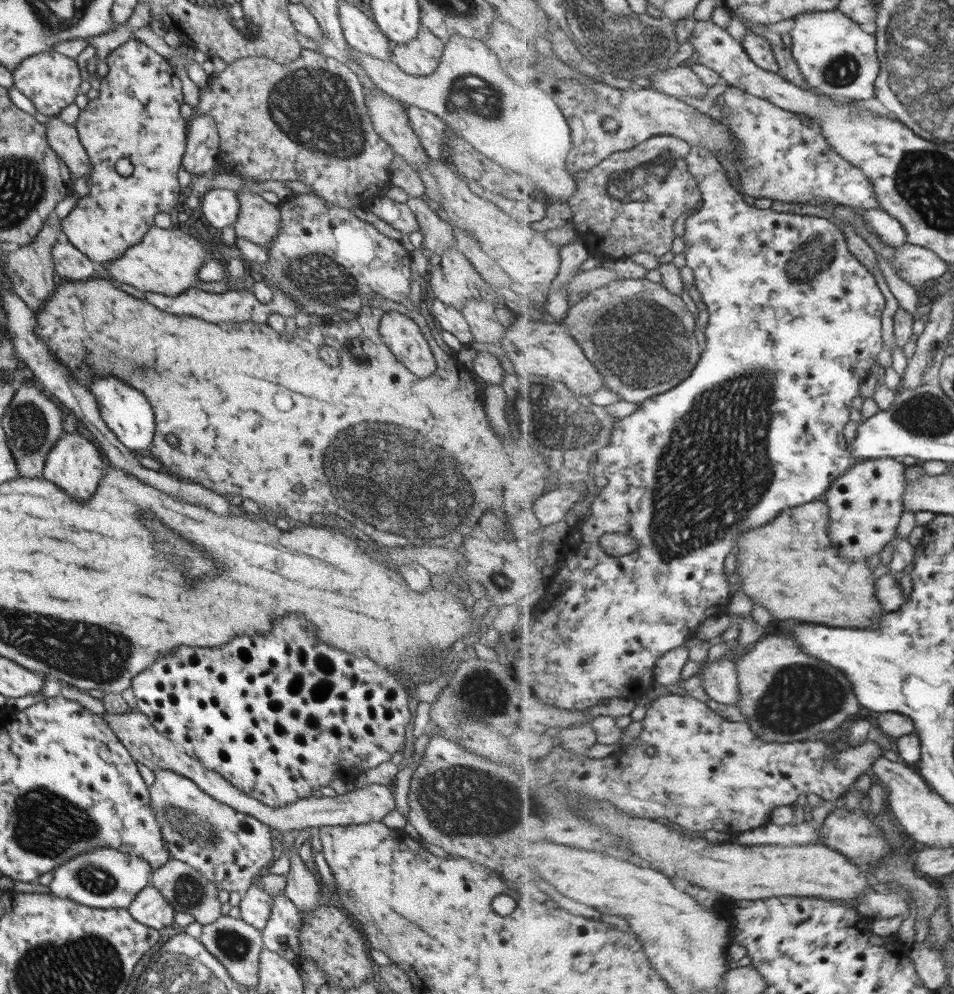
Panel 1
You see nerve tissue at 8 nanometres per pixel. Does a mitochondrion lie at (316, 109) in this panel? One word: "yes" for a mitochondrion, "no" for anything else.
yes

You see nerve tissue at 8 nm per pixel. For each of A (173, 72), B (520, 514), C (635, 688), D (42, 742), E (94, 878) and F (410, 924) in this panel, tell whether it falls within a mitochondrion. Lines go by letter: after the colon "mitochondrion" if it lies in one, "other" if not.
A: other
B: other
C: other
D: other
E: mitochondrion
F: mitochondrion

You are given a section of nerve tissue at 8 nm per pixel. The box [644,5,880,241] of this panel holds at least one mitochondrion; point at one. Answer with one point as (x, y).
(842, 70)

